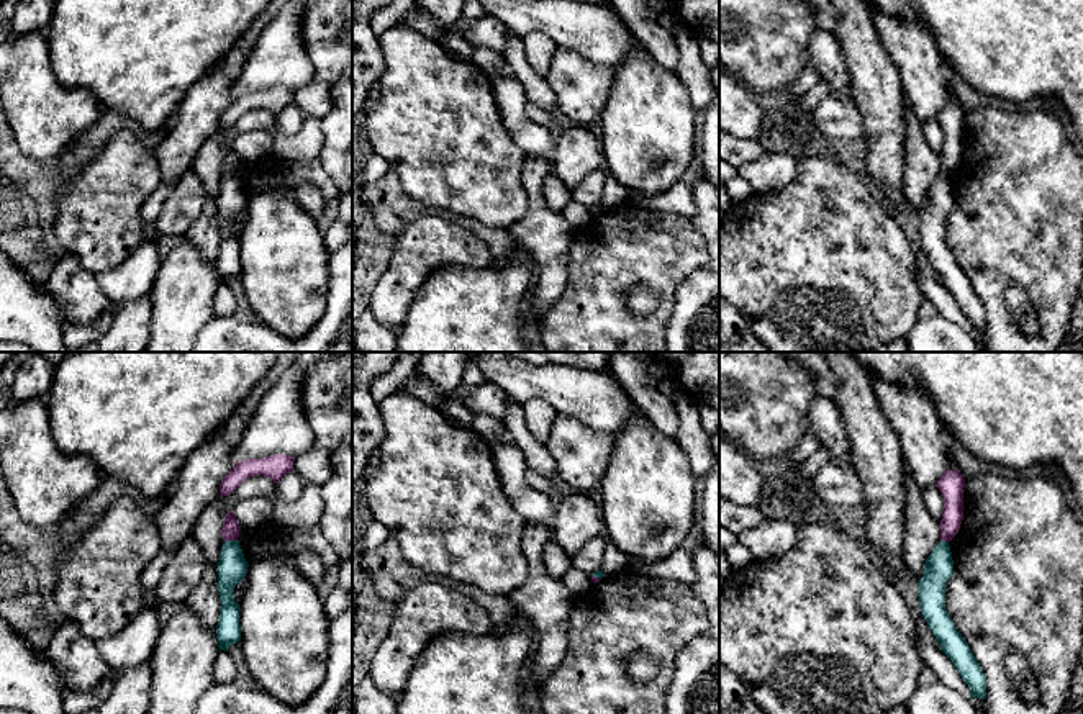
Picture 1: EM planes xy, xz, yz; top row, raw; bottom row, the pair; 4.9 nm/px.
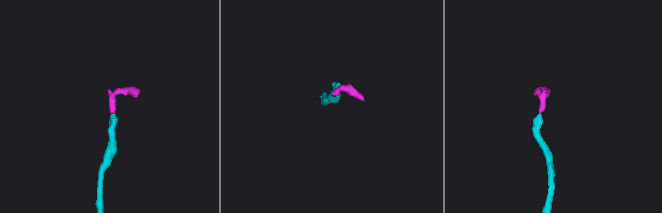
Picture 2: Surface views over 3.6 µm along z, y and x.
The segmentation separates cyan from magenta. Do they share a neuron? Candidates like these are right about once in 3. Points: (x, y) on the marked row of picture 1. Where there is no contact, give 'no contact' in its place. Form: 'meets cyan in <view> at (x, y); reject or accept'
meets cyan in xy at (230, 541); accept

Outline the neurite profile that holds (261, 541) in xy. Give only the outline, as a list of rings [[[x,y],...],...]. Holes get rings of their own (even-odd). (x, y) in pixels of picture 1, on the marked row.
[[[269,519],[259,522],[256,527],[244,529],[246,536],[242,539],[238,537],[238,542],[247,565],[259,558],[287,555],[313,586],[319,585],[328,565],[315,552],[290,542],[282,542],[277,536],[279,527],[282,527],[282,524]]]

